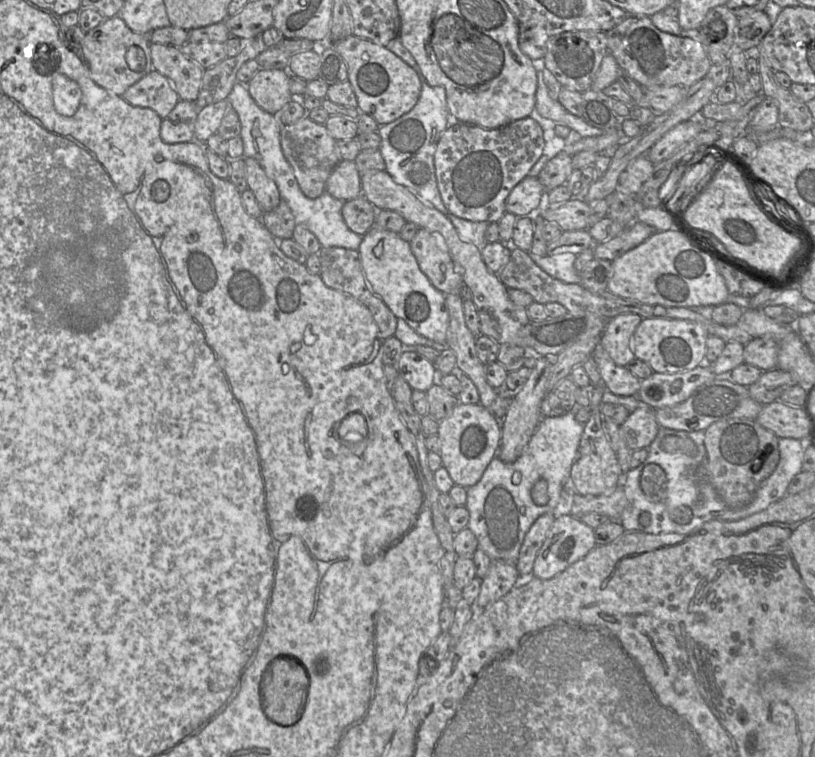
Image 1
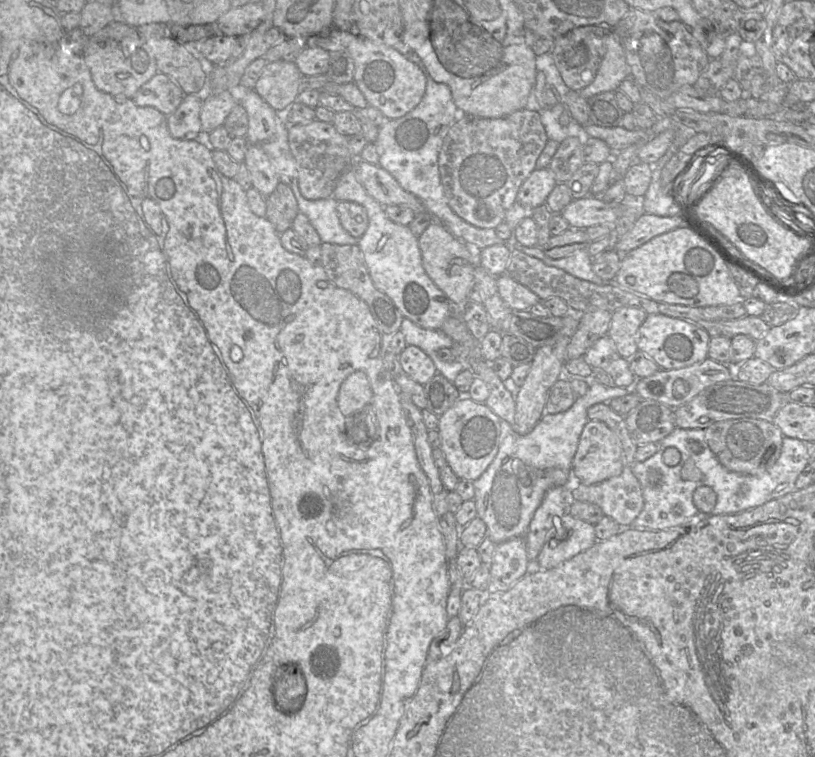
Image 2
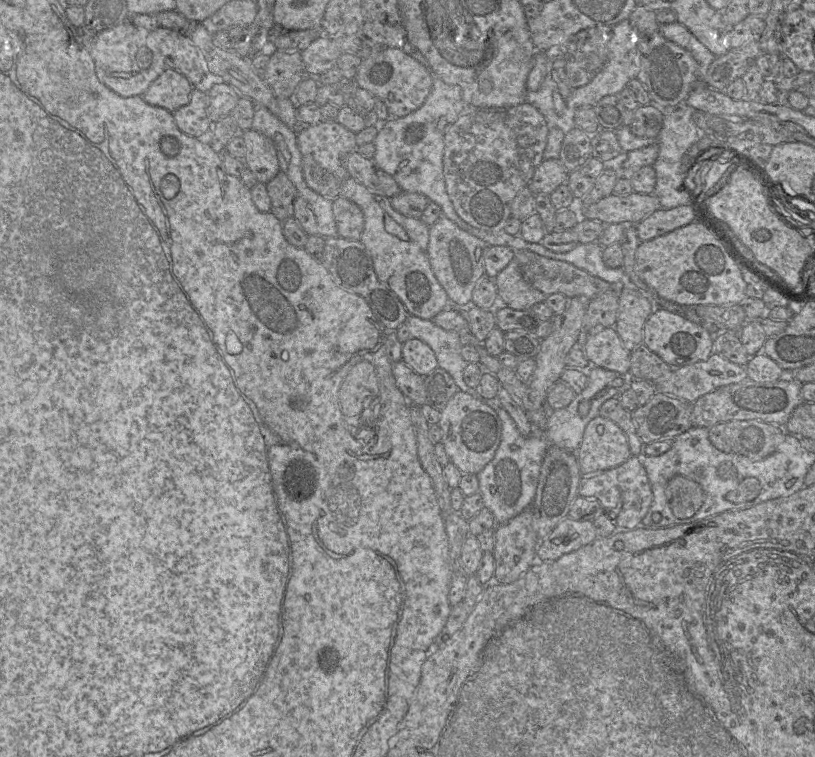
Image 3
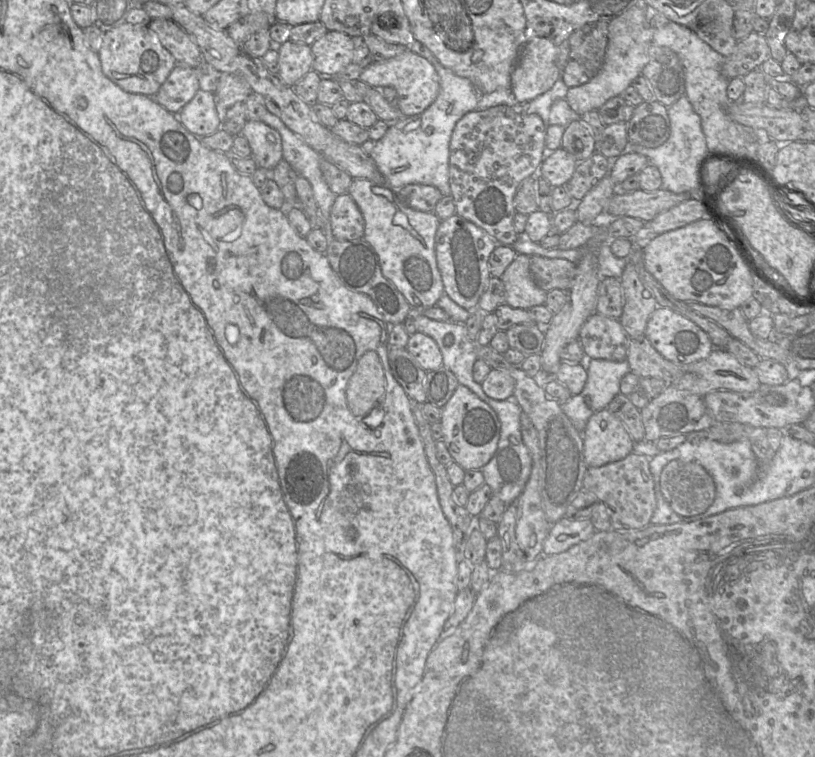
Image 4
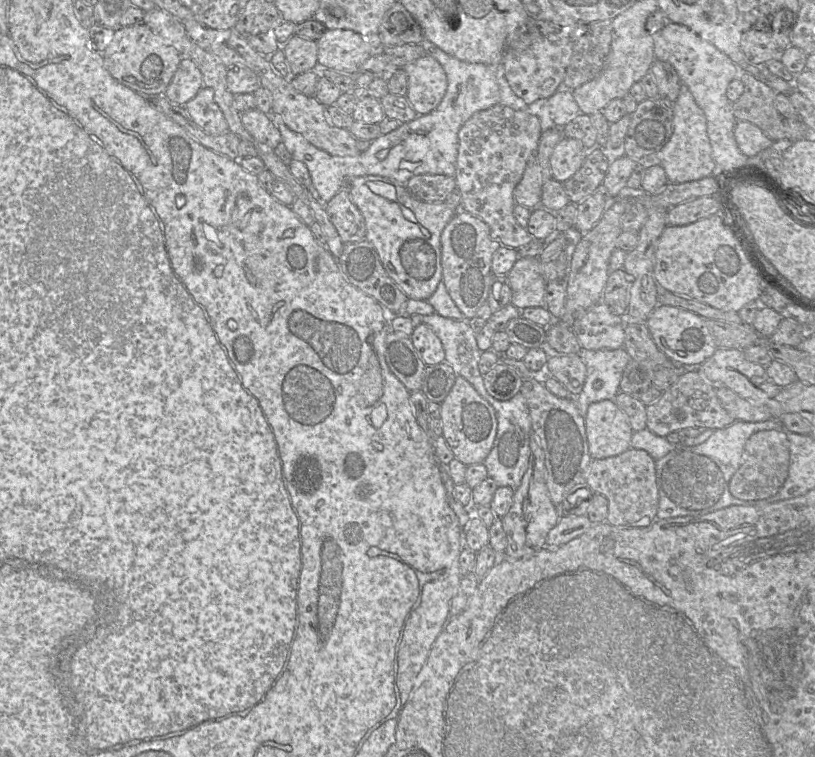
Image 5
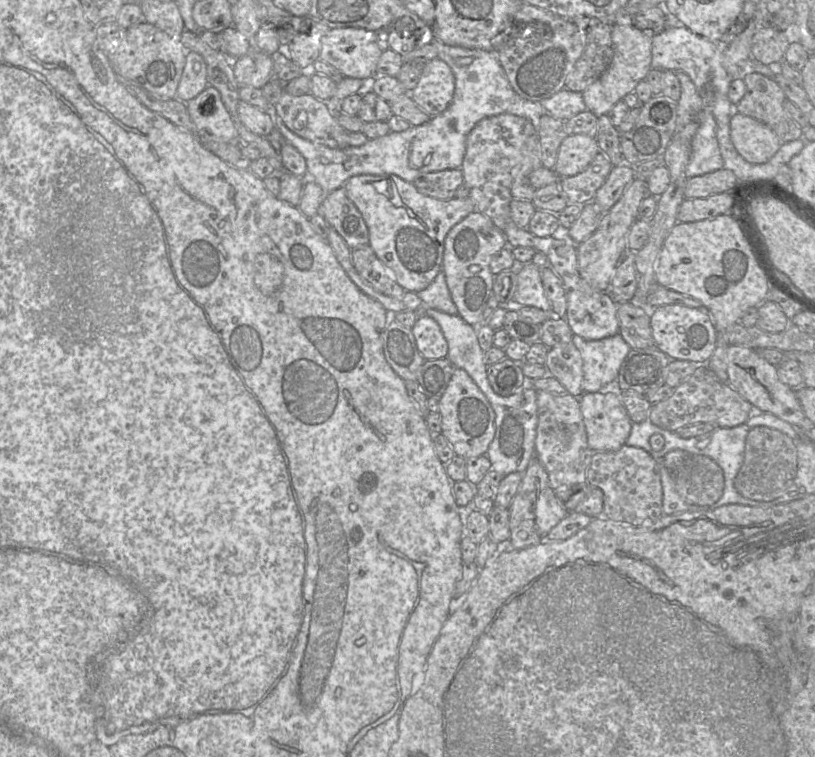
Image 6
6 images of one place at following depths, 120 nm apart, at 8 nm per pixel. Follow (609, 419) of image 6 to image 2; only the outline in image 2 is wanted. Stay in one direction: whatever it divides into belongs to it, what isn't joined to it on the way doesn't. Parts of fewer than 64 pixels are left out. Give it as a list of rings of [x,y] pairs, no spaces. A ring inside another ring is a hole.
[[[589,420],[573,459],[575,483],[594,485],[621,474],[625,467],[617,435],[603,422]]]

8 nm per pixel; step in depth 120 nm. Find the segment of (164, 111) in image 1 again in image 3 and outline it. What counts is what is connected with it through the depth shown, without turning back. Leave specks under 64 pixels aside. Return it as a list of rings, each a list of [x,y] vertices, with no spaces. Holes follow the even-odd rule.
[[[166,68],[142,97],[148,104],[164,108],[173,114],[189,103],[194,88],[184,75]]]

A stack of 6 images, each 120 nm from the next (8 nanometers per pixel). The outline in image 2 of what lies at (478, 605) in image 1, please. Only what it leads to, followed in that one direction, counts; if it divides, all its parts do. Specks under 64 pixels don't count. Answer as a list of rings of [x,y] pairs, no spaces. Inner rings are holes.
[[[515,537],[496,545],[490,565],[486,594],[509,590],[527,573],[541,570],[537,560],[529,561],[525,537]]]

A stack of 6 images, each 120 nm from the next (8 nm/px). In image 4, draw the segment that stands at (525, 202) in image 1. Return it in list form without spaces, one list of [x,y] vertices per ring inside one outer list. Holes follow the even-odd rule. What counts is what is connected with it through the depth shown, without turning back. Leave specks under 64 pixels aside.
[[[560,147],[546,154],[538,175],[545,178],[553,187],[565,186],[572,178],[577,165],[574,156]]]

